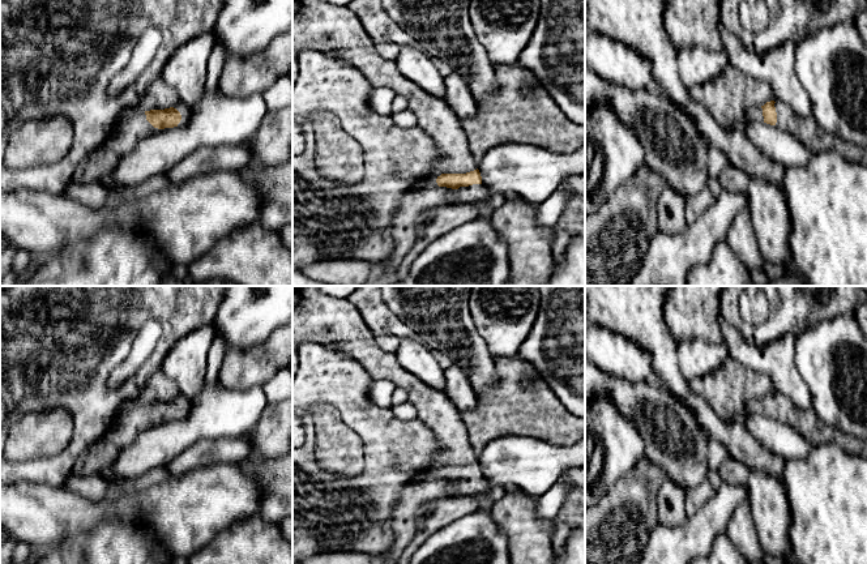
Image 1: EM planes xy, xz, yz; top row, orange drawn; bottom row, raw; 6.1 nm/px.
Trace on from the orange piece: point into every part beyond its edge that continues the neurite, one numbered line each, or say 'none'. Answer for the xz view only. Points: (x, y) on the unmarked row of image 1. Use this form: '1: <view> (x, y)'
1: xz (337, 323)
2: xz (477, 486)

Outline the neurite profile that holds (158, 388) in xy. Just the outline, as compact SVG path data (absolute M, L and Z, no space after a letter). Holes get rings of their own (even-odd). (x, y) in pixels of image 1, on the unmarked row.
M154 372L144 385L137 401L142 403L165 402L179 394L174 383L162 372Z

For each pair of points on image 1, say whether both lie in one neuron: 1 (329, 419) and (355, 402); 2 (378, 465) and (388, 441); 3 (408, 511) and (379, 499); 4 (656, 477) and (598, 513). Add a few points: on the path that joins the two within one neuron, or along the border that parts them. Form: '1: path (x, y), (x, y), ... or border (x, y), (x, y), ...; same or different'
1: border (310, 406), (332, 405), (341, 423); different
2: path (383, 460), (388, 454), (388, 447); same
3: border (413, 481), (402, 490), (393, 509), (392, 535); different
4: path (641, 486), (623, 504), (613, 508); same

